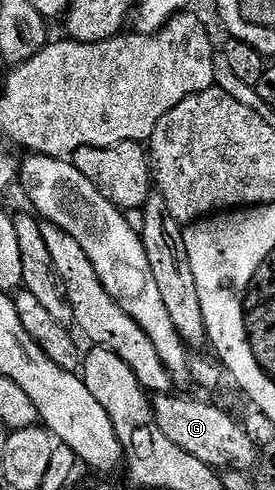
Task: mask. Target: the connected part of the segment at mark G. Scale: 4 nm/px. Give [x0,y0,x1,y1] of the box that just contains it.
[151,393,258,472]

